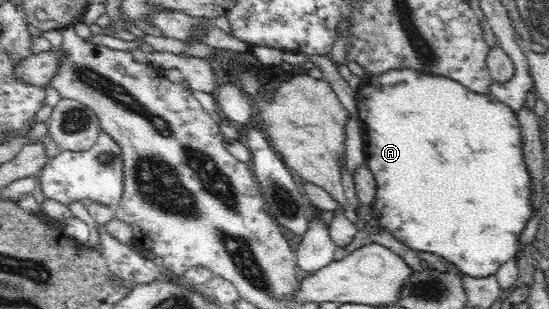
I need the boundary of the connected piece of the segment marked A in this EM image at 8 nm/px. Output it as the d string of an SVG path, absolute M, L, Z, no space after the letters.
M407 68L389 70L377 77L371 75L369 78L361 79L361 83L357 83L356 95L353 95L353 107L357 107L357 119L361 123L361 129L364 129L366 163L376 179L377 197L373 203L373 213L369 215L371 218L368 219L376 233L386 231L415 251L441 255L450 261L452 267L456 266L460 271L475 278L495 275L501 265L513 260L519 251L517 249L519 233L525 229L525 223L533 213L531 177L524 158L524 139L516 115L517 110L499 101L490 93L478 94L453 79L425 75L419 70Z

